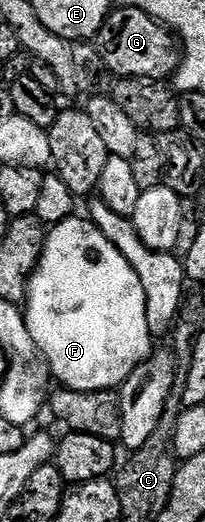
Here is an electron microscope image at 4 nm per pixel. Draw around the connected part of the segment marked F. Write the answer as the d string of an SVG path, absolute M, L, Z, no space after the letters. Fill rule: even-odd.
M74 216L63 220L59 225L52 227L46 233L45 247L41 253L41 263L37 265L37 270L33 273L33 279L29 282L29 297L23 306L25 312L25 323L35 340L35 344L41 349L41 357L49 364L50 375L54 379L61 381L60 385L67 390L82 390L91 392L92 390L112 390L116 391L135 372L135 368L144 362L155 349L155 339L148 330L147 322L147 300L140 283L139 276L136 275L135 268L128 263L119 248L115 246L107 236L101 232L93 221L88 217Z

